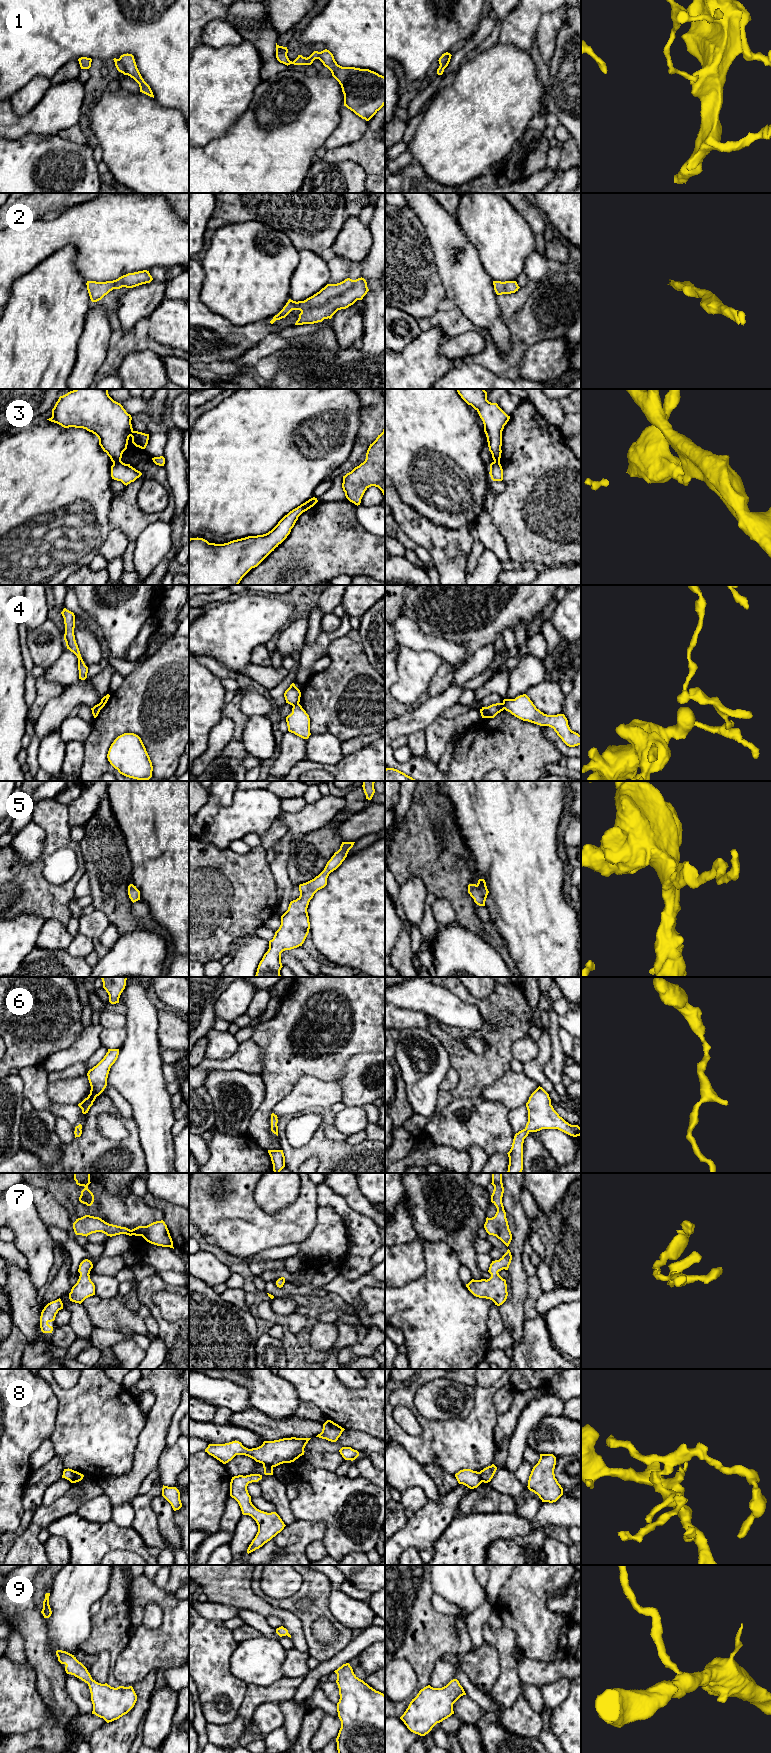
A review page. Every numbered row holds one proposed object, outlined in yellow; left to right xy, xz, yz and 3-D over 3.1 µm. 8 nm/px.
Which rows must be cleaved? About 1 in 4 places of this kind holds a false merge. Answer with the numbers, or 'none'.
1, 3, 4, 8

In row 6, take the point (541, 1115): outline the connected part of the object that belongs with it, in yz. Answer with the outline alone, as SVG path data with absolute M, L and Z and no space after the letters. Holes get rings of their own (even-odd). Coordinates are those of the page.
M539 1086L531 1094L526 1107L528 1122L523 1130L515 1134L512 1147L507 1153L509 1157L507 1173L522 1172L523 1143L530 1132L537 1132L542 1129L558 1129L573 1137L581 1135L581 1128L578 1125L569 1124L554 1110L549 1094L542 1087Z

